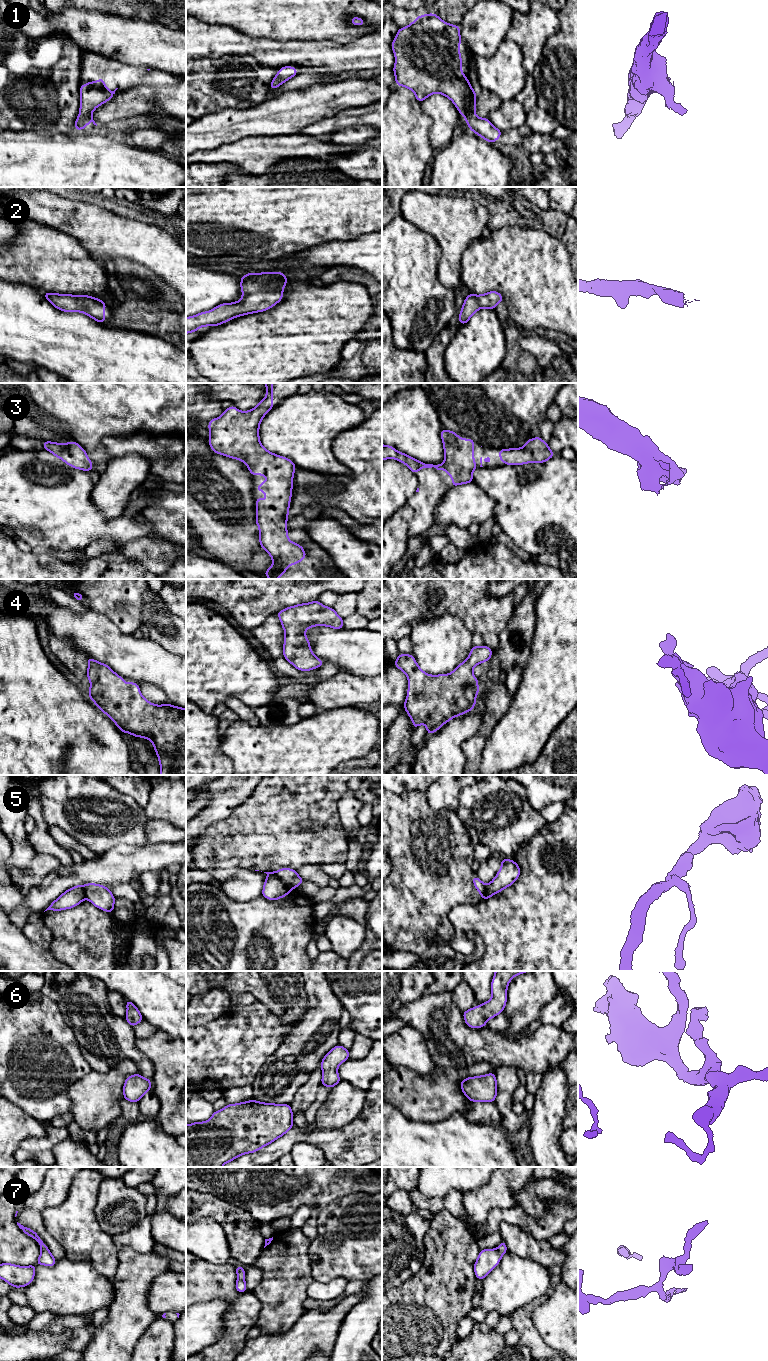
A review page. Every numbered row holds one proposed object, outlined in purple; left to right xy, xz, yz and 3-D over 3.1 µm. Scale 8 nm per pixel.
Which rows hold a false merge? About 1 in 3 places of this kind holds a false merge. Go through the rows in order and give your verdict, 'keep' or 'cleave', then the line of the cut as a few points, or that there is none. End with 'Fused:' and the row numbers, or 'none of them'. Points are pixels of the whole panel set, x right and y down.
1: keep; no cut
2: keep; no cut
3: cleave; cut in xz along (259, 525), (266, 532), (278, 531), (285, 527)
4: keep; no cut
5: cleave; cut in xz along (273, 872), (291, 888)
6: keep; no cut
7: keep; no cut
Fused: 3, 5

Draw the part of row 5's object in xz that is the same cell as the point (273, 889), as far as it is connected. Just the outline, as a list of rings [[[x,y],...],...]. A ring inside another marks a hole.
[[[264,872],[267,878],[264,882],[262,896],[269,900],[278,900],[285,897],[291,891],[274,872]]]

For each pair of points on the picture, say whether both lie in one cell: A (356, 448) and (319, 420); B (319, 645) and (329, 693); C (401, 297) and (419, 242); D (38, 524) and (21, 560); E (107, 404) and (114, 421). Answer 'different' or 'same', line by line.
A: different
B: different
C: same
D: different
E: same

